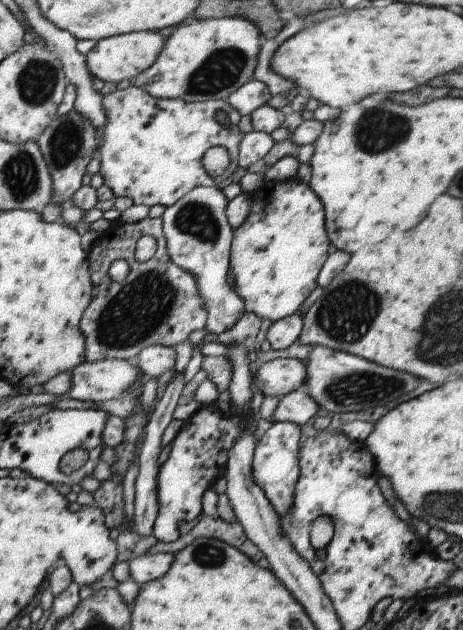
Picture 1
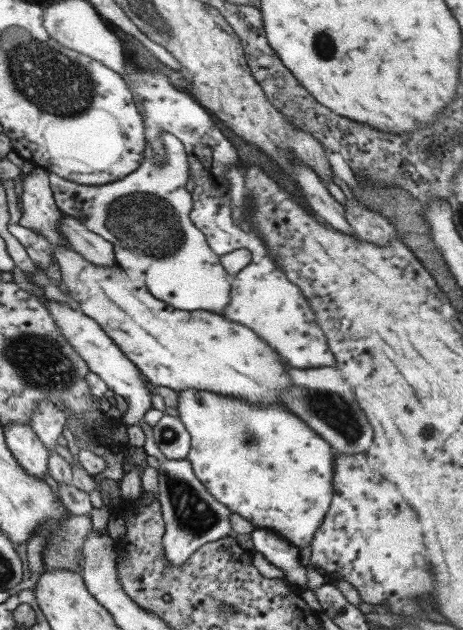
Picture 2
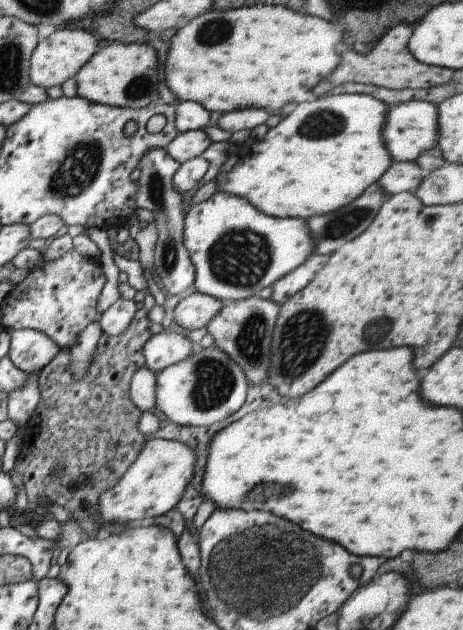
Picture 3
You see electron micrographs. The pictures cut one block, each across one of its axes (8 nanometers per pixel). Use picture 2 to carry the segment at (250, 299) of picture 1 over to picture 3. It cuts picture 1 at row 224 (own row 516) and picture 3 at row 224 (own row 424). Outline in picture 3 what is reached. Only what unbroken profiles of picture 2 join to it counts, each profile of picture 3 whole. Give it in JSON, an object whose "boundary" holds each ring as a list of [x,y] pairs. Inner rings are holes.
{"boundary":[[[215,192],[205,202],[199,202],[187,210],[183,224],[183,242],[195,266],[193,286],[197,294],[207,294],[221,302],[241,302],[247,298],[259,298],[259,292],[263,288],[273,286],[277,280],[299,268],[315,250],[315,240],[309,232],[307,220],[263,214],[253,204],[249,204],[249,200],[233,196],[229,192]]]}

